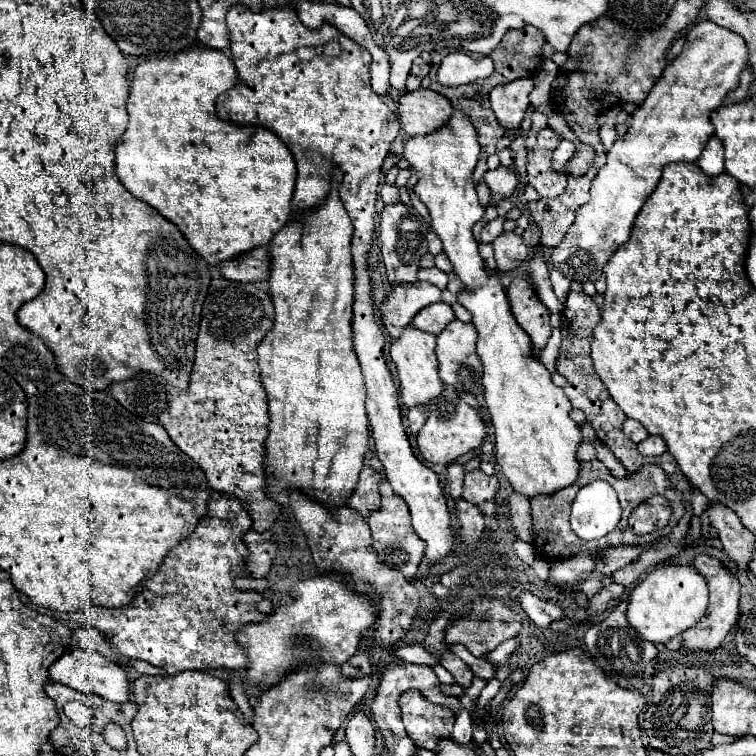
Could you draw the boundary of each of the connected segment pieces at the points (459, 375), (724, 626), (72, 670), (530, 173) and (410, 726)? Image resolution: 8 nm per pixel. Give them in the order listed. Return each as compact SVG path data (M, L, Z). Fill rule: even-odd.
M452 320L440 334L438 334L438 366L440 366L440 378L444 384L454 386L458 392L470 392L474 396L482 394L482 364L476 354L476 342L478 332L474 324L466 324L460 320Z
M698 554L694 560L694 568L704 574L708 588L710 588L710 604L706 614L696 622L696 626L688 628L682 632L682 644L686 652L692 650L716 650L724 636L736 626L738 622L738 598L740 598L740 584L738 576L730 572L728 566L724 566L720 560L708 556L708 554Z
M72 648L68 650L62 658L58 658L52 666L50 666L50 678L56 682L62 682L74 690L80 690L84 694L92 694L92 696L102 696L106 700L112 702L126 702L130 700L130 682L128 682L128 674L122 666L114 664L112 660L108 660L106 656L92 652L92 650L84 650L84 648Z
M544 128L538 132L538 144L534 152L528 154L526 178L528 178L528 184L534 186L542 198L556 198L566 188L566 174L556 172L550 164L550 156L558 146L558 142L560 142L560 136L554 130Z
M408 690L400 696L402 720L408 736L416 746L436 752L436 740L440 736L450 736L456 716L450 708L432 704L422 692Z

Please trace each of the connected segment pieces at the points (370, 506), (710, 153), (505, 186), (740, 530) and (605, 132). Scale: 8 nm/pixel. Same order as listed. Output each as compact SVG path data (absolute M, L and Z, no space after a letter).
M364 466L360 472L360 480L356 484L356 490L352 492L348 504L358 510L364 518L370 516L370 512L380 508L380 494L378 494L378 486L384 482L382 474L376 472L370 466Z
M712 136L706 144L706 148L702 150L698 162L696 162L708 176L718 176L724 172L724 146L720 144L720 140L716 140L716 136Z
M498 166L496 170L488 170L484 174L484 182L494 192L494 202L496 202L496 200L508 198L514 192L514 188L518 184L518 176L516 176L516 172L512 168Z
M708 502L706 514L710 518L712 528L716 528L718 538L726 550L726 554L738 562L740 568L748 568L748 558L754 550L754 534L740 524L740 518L730 510L724 508L720 502Z
M604 124L602 128L600 128L600 140L602 140L602 144L604 144L604 148L608 150L614 142L616 142L616 138L618 138L618 134L616 134L616 130L614 130L614 124Z

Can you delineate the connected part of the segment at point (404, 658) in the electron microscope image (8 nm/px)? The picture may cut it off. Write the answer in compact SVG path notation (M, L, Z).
M412 644L412 646L398 646L392 650L392 658L400 660L400 662L412 662L412 664L424 664L424 666L432 666L438 664L438 660L428 654L422 644Z

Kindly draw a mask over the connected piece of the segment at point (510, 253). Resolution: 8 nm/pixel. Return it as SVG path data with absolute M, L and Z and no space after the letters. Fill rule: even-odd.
M502 232L492 246L498 270L514 270L528 258L528 248L522 242L522 236L514 232Z

